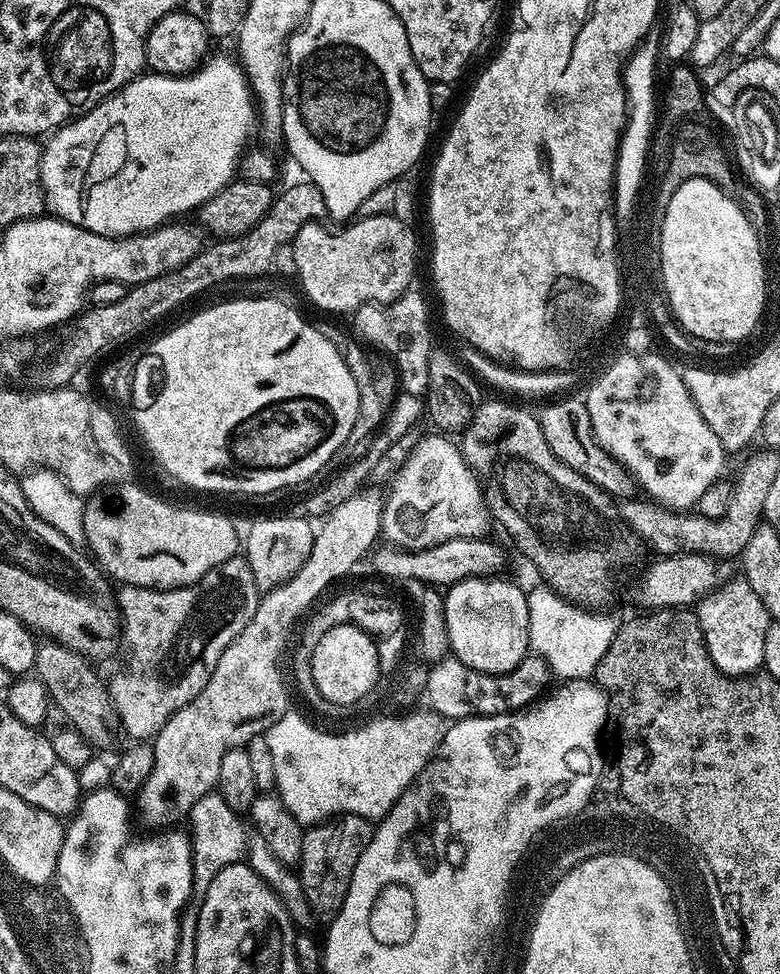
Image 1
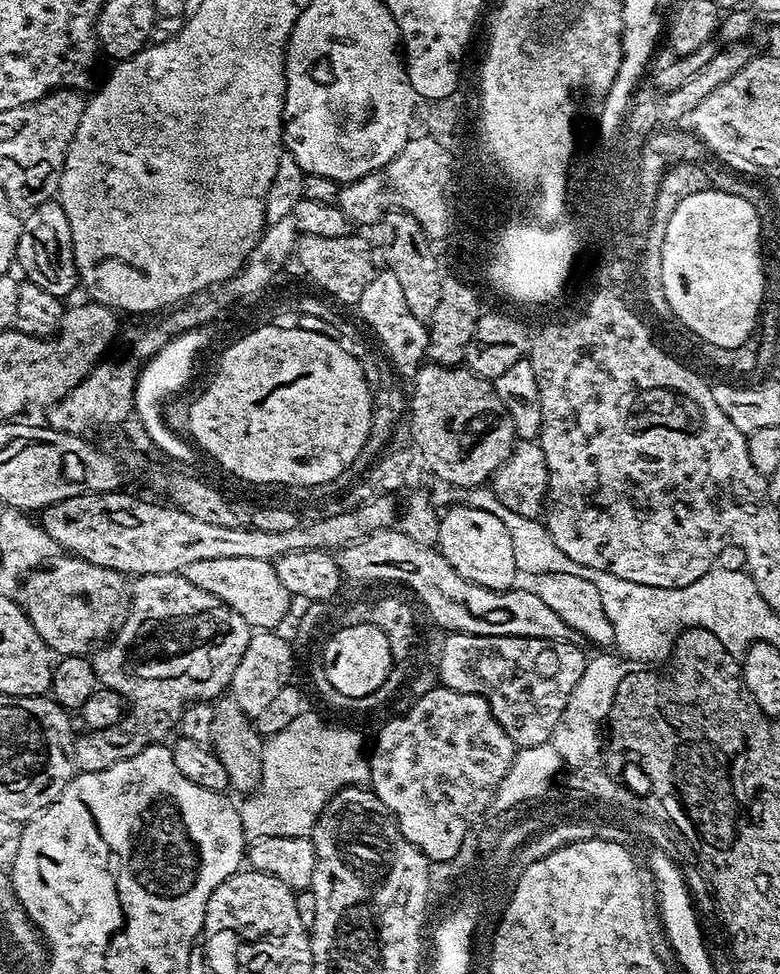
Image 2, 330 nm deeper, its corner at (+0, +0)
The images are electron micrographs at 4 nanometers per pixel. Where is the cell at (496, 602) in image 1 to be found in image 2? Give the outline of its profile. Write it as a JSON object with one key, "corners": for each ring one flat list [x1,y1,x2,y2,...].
{"corners":[[464,504,449,507,440,516,438,551,450,567,471,584,505,593,517,583,518,571,510,532,498,518,484,510,471,509]]}

